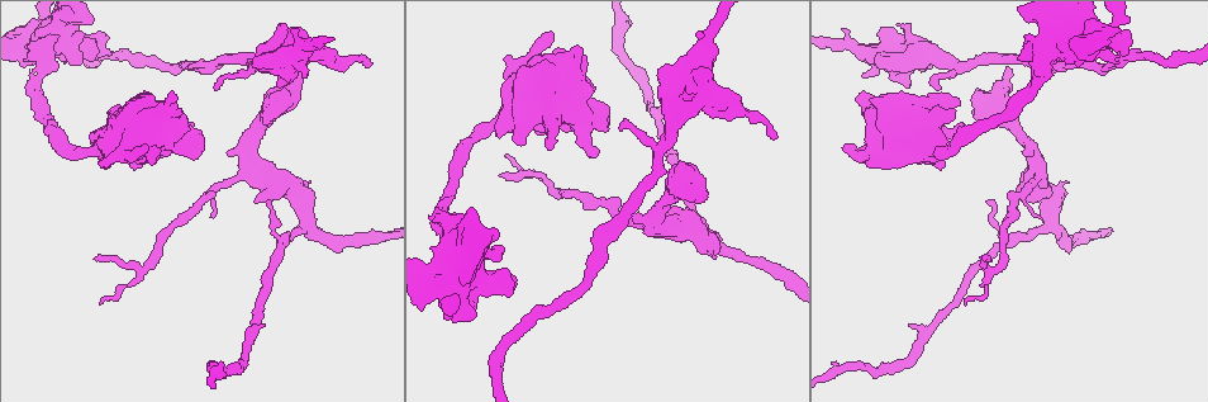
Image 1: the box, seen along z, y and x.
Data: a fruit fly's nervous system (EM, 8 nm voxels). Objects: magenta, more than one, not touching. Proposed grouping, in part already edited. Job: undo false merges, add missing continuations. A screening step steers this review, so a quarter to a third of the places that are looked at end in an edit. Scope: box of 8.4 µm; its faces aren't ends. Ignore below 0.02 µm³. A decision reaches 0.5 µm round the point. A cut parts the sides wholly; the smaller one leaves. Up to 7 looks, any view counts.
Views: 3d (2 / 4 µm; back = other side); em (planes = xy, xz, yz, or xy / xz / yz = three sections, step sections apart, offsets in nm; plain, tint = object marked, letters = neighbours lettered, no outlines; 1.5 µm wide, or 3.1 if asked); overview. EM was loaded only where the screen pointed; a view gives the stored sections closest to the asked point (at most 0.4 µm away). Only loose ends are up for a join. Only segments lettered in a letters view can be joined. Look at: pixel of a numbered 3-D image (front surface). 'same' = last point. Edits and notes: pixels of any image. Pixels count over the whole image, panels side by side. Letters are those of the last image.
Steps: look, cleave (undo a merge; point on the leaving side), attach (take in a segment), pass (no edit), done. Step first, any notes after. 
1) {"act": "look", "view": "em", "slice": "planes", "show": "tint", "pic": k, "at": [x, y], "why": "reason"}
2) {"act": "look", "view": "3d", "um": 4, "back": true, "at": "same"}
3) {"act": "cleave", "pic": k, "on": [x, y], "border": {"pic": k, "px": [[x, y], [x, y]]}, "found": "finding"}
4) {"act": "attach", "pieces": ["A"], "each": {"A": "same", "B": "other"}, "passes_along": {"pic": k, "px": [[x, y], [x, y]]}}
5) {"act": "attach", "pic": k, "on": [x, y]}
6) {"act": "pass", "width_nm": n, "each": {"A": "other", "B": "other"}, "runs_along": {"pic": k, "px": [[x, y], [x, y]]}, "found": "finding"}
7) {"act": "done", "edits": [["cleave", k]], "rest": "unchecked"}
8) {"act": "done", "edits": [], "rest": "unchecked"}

{"act": "look", "view": "em", "slice": "xz", "step": 4, "show": "tint", "pic": 1, "at": [1116, 24], "why": "thick turns thin"}

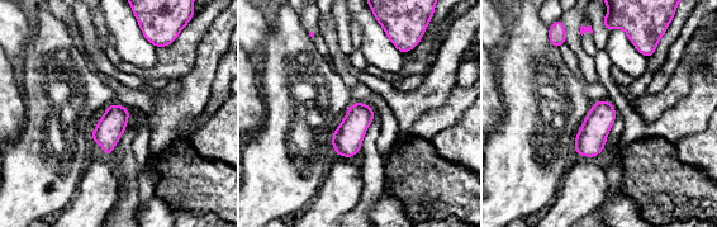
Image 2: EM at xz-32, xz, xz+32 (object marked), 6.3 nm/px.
{"act": "look", "view": "em", "slice": "planes", "show": "letters", "at": "same"}

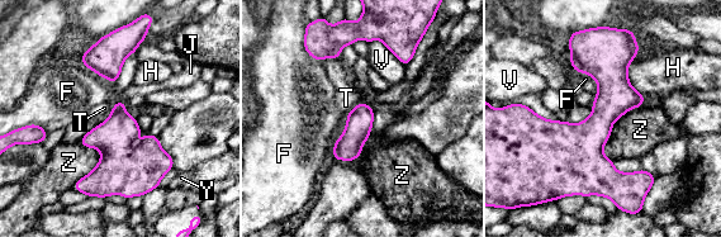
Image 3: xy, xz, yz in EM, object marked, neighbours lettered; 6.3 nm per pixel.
{"act": "pass", "width_nm": 160, "each": {"F": "other", "H": "other", "J": "other", "T": "other", "V": "other", "Y": "other", "Z": "other"}, "border": {"pic": 3, "px": [[641, 105], [613, 123], [611, 161]]}, "found": "continuous, no second cell"}

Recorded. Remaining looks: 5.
{"act": "look", "view": "em", "slice": "xz", "step": 4, "show": "letters", "pic": 1, "at": [706, 197], "why": "an open end"}

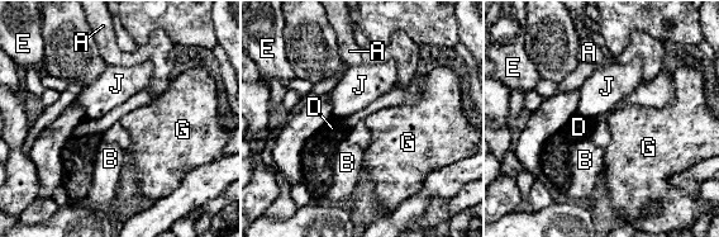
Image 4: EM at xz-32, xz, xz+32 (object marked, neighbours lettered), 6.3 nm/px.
{"act": "look", "view": "em", "slice": "planes", "show": "letters", "at": "same", "why": "another direction"}

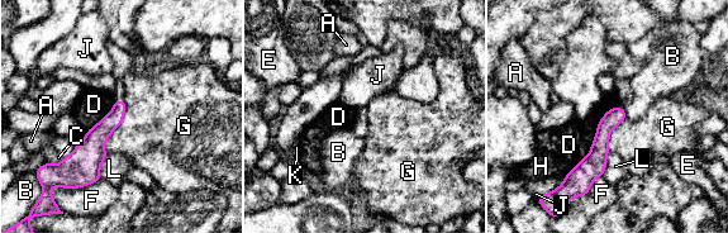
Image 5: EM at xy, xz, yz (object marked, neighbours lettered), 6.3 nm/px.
{"act": "pass", "each": {"A": "other", "B": "other", "C": "other", "D": "other", "E": "other", "F": "other", "G": "other", "H": "other", "J": "other", "K": "other", "L": "other"}, "runs_along": {"pic": 5, "px": [[621, 110], [604, 128], [586, 185]]}, "found": "no lettered segment goes on from it"}

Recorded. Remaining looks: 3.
{"act": "look", "view": "em", "slice": "planes", "show": "letters", "pic": 1, "at": [95, 258], "why": "thin end"}

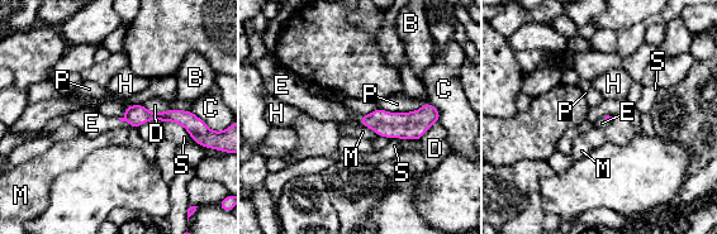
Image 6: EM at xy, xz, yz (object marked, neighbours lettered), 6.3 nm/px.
{"act": "attach", "pieces": ["E"], "longest_contact_nm": ["P", 320], "each": {"B": "other", "C": "other", "D": "other", "E": "same", "H": "other", "M": "other", "P": "other", "S": "other"}, "found": "the cell continues"}

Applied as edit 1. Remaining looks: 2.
{"act": "done", "edits": [["attach", 6]], "rest": "unchecked"}

